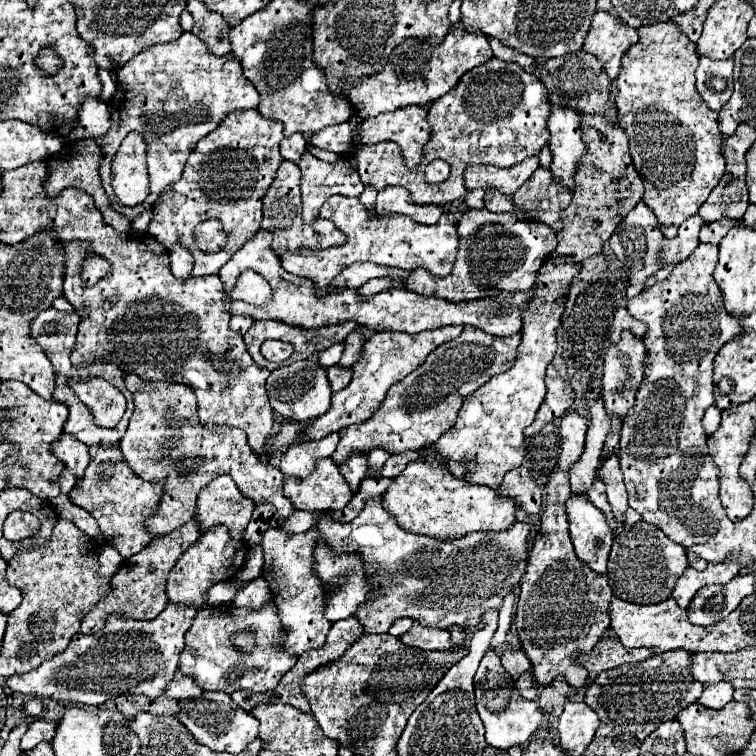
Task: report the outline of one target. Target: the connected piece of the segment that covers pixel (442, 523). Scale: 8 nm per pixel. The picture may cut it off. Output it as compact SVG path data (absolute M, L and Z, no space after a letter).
M429 453L425 461L409 463L403 473L391 481L381 503L401 527L435 539L455 539L473 531L505 531L515 521L515 501L497 499L491 487L469 485L455 479L433 453Z

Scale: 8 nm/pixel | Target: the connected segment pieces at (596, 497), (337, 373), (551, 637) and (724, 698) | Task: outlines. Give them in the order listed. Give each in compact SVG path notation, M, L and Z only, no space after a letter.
M595 479L595 483L591 485L591 489L589 489L589 499L591 499L591 503L597 507L597 509L601 509L603 511L603 515L607 517L607 523L609 523L609 527L615 531L615 529L619 529L619 525L617 525L617 521L613 519L613 513L611 513L611 507L609 507L609 503L607 503L607 495L605 495L605 485L603 485L603 481L601 479Z
M331 365L331 367L327 367L327 377L329 377L329 383L331 383L331 387L333 387L333 391L341 391L341 389L345 389L347 385L349 385L349 381L351 381L351 369L347 369L347 367L337 367L337 365Z
M569 411L561 421L561 455L557 459L555 471L549 475L545 485L545 507L541 513L541 531L535 537L527 573L521 581L521 593L517 599L515 625L523 645L525 655L533 665L533 675L539 685L549 685L555 677L563 675L569 685L585 687L587 671L581 665L575 665L575 657L581 651L591 651L599 641L601 633L609 627L609 601L613 591L605 575L599 575L583 563L569 539L569 523L565 515L565 501L571 497L569 487L569 469L579 461L585 447L587 419Z
M715 683L715 685L705 685L705 691L699 699L699 703L707 709L723 709L731 699L733 699L733 687L731 683Z

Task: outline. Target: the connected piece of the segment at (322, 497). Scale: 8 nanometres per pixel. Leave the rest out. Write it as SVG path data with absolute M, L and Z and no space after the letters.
M319 459L315 471L307 477L285 477L283 491L301 511L337 511L353 497L333 459Z

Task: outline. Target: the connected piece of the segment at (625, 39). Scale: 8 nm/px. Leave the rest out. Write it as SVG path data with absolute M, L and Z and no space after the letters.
M597 11L593 15L593 23L583 49L593 53L605 65L605 71L611 79L617 79L621 57L631 45L637 43L637 39L639 35L633 27L617 23L615 17L605 11Z

